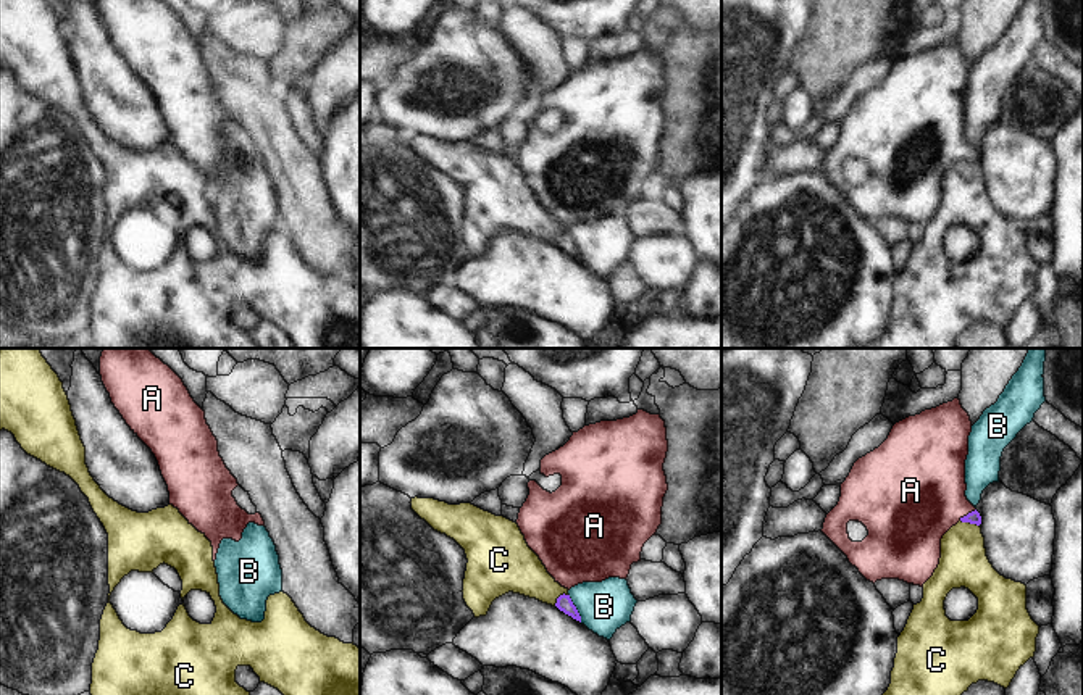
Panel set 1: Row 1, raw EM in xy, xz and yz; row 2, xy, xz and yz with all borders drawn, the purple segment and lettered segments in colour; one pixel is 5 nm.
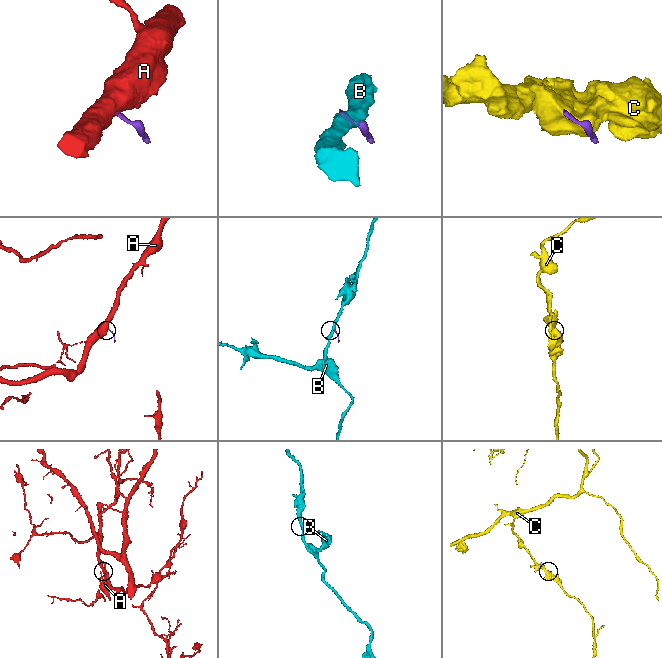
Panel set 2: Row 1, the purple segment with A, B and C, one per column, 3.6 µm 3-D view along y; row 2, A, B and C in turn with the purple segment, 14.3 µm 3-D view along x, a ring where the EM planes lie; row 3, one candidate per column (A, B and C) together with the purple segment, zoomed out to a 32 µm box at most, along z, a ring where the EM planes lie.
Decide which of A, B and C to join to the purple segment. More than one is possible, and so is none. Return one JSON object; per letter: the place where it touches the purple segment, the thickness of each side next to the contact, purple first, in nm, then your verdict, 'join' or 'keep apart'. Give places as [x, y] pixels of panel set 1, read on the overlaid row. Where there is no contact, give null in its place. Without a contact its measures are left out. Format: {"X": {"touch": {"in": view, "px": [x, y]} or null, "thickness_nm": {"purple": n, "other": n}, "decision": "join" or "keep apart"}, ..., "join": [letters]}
{"A": {"touch": {"in": "yz", "px": [969, 513]}, "thickness_nm": {"purple": 60, "other": 420}, "decision": "join"}, "B": {"touch": {"in": "xz", "px": [575, 608]}, "thickness_nm": {"purple": 80, "other": 260}, "decision": "keep apart"}, "C": {"touch": {"in": "yz", "px": [970, 523]}, "thickness_nm": {"purple": 60, "other": 240}, "decision": "keep apart"}, "join": ["A"]}

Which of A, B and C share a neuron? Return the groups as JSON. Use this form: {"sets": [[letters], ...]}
{"sets": [["A"], ["B"], ["C"]]}

